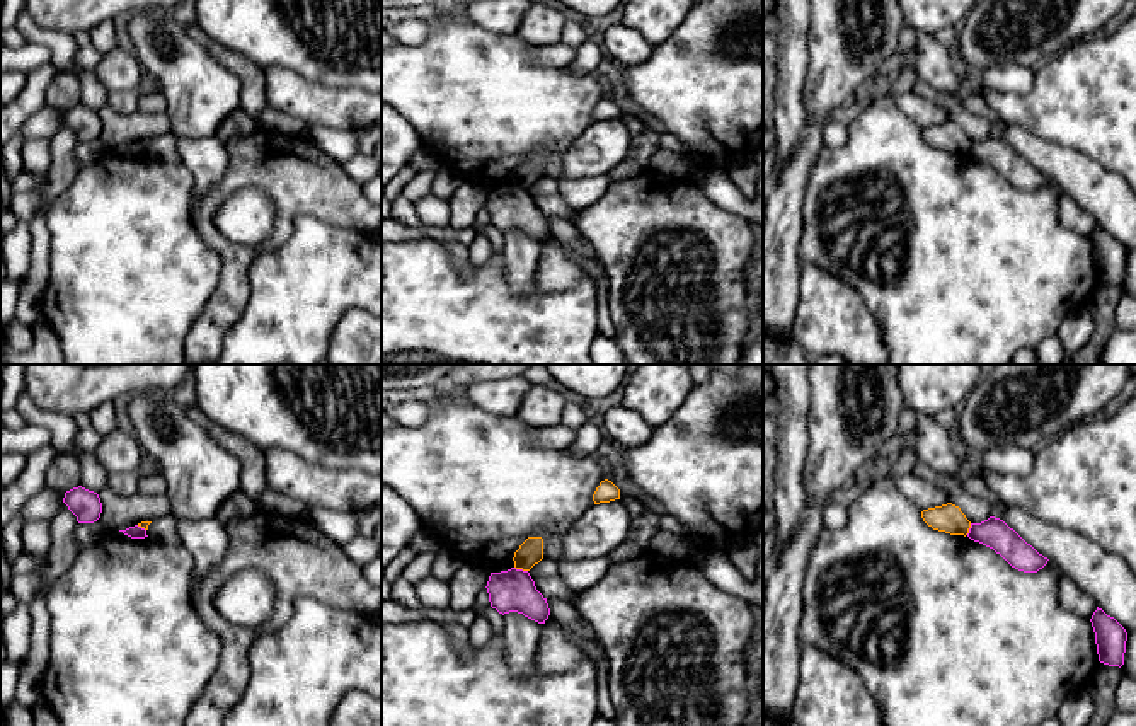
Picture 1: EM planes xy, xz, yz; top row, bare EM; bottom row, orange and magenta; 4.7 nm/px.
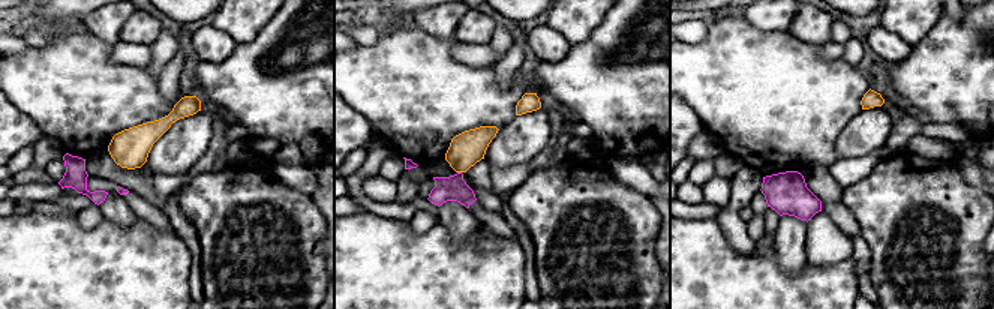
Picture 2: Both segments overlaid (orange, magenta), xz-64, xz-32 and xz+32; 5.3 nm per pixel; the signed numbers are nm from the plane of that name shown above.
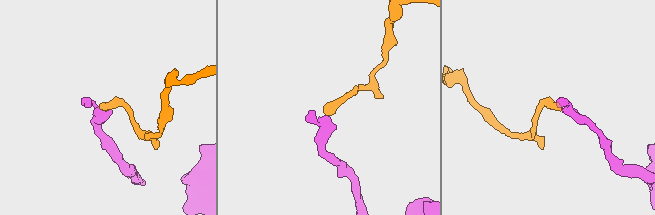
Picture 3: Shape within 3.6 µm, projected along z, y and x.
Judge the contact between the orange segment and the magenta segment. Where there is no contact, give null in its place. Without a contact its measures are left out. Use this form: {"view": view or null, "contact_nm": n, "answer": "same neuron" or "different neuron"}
{"view": "xz", "contact_nm": 70, "answer": "different neuron"}

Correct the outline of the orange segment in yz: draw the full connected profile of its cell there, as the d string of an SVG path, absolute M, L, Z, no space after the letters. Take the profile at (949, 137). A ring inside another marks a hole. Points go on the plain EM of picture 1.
M952 121L923 128L921 136L933 148L945 150L950 153L966 155L971 147L971 140L966 136L961 126Z

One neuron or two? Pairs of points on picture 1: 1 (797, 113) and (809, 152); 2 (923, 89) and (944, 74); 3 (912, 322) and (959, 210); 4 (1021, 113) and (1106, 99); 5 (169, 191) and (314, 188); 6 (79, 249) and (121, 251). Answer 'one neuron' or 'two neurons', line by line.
1: two neurons
2: two neurons
3: one neuron
4: one neuron
5: two neurons
6: one neuron

